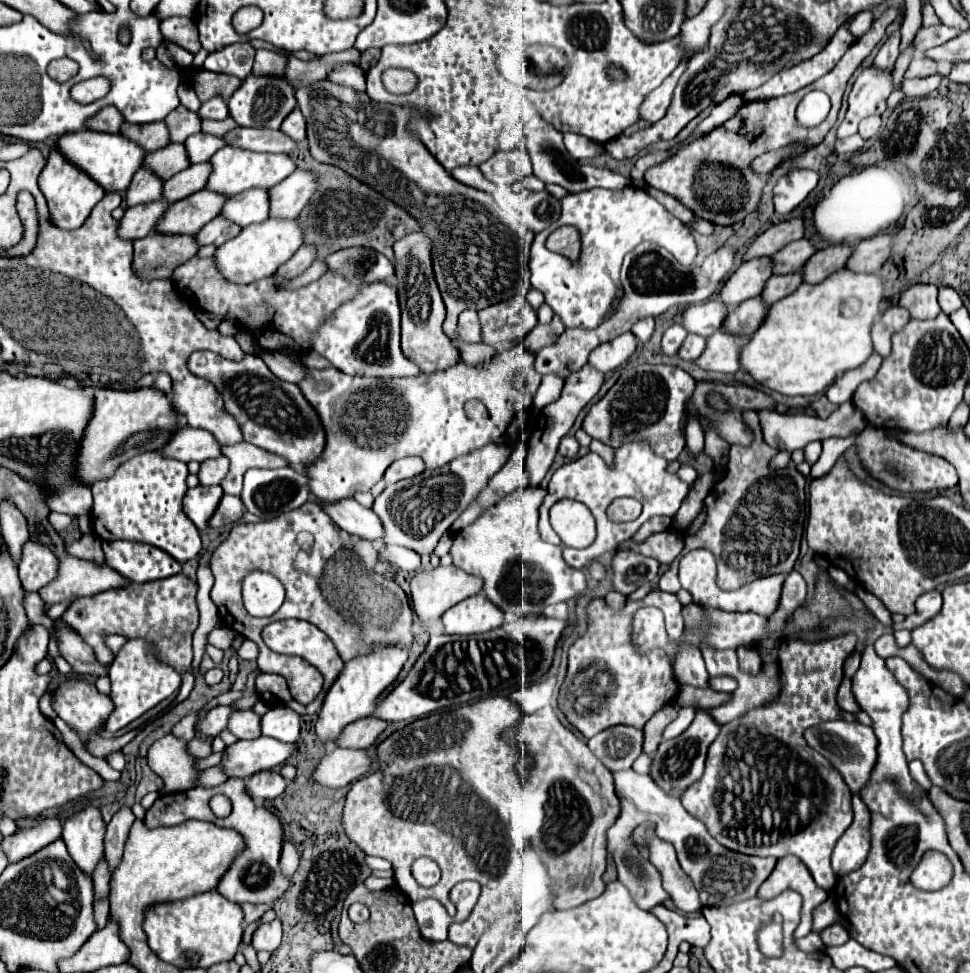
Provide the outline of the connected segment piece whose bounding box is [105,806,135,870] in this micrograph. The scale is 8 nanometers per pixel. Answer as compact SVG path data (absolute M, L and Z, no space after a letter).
M123 806L107 824L107 834L105 834L105 858L111 864L111 870L117 868L121 854L123 854L123 844L125 838L129 836L129 826L133 824L135 816L131 808Z

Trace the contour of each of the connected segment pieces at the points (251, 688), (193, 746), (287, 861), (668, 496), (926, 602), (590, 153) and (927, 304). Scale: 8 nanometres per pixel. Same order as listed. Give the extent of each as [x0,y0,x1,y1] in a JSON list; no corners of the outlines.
[[231,668,263,708],[187,734,211,758],[281,840,299,876],[539,442,689,568],[893,590,941,630],[563,133,603,160],[899,284,941,318]]

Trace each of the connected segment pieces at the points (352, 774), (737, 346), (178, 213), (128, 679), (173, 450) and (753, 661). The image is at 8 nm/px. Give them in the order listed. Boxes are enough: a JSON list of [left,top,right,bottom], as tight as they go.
[[313,748,371,788],[695,332,749,374],[155,190,227,234],[103,640,181,732],[159,426,221,462],[737,646,761,674]]

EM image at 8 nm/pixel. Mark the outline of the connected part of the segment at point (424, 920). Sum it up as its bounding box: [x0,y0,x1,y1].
[413,898,453,942]

